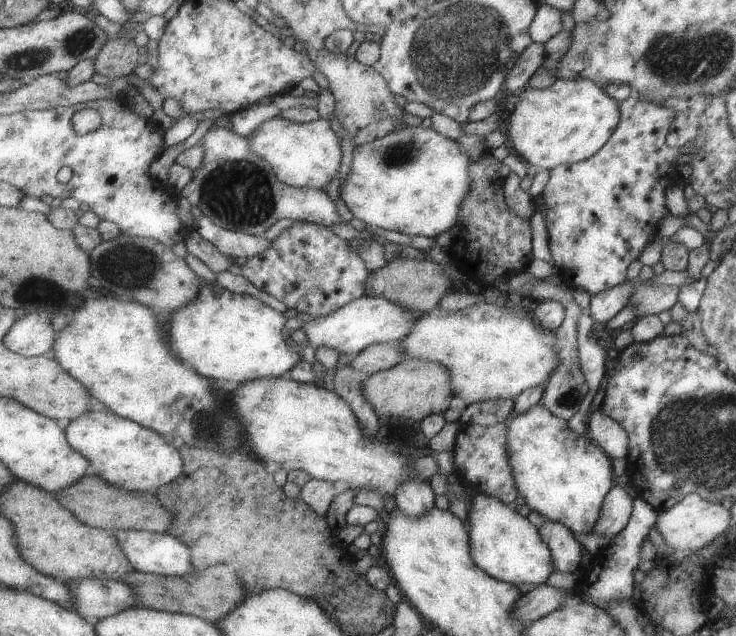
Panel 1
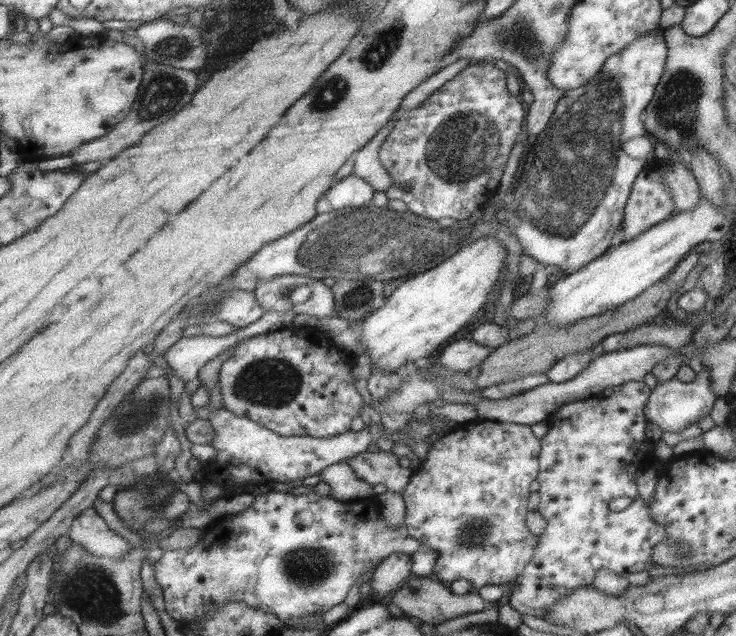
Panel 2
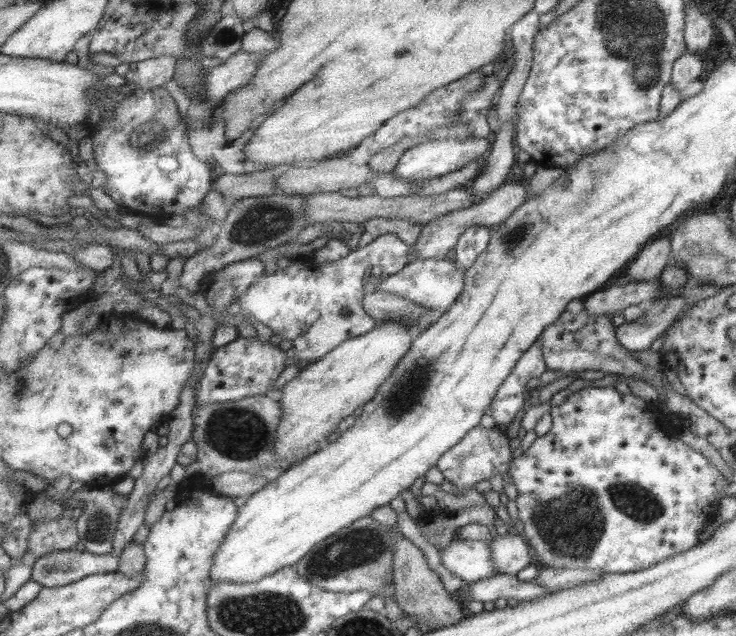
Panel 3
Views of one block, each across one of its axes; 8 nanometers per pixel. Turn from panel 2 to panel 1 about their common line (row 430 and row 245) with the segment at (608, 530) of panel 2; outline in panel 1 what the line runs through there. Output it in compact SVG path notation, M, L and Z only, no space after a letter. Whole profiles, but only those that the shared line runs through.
M632 91L618 104L619 120L607 142L603 143L590 157L573 164L561 163L548 169L548 180L538 194L545 209L544 222L547 230L547 246L553 266L561 282L571 290L582 288L590 295L607 290L626 281L625 270L637 259L643 245L655 238L659 221L668 213L665 193L677 178L675 159L681 154L692 153L706 140L693 139L682 147L665 144L665 135L676 112L669 107L655 105Z

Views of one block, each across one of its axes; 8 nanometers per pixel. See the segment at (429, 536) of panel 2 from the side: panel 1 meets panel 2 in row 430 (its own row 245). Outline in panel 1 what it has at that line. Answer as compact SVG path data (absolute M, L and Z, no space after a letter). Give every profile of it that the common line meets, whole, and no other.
M483 151L477 160L471 160L468 166L470 185L459 203L457 224L457 234L449 245L450 262L455 268L473 281L483 286L496 286L500 281L509 280L515 273L525 270L526 264L531 259L531 226L529 219L518 217L512 213L504 199L502 191L502 181L497 174L497 168L501 166L501 161L497 161L491 152Z

